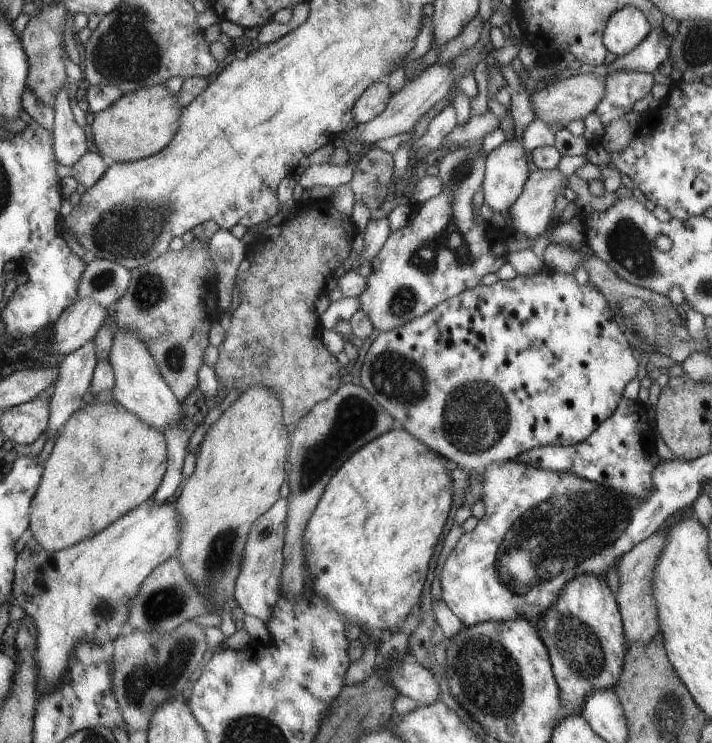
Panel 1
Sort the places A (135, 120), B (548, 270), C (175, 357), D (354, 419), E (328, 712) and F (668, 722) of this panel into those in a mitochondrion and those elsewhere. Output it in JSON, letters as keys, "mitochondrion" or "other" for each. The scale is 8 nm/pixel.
{"A":"other","B":"other","C":"mitochondrion","D":"mitochondrion","E":"other","F":"mitochondrion"}

